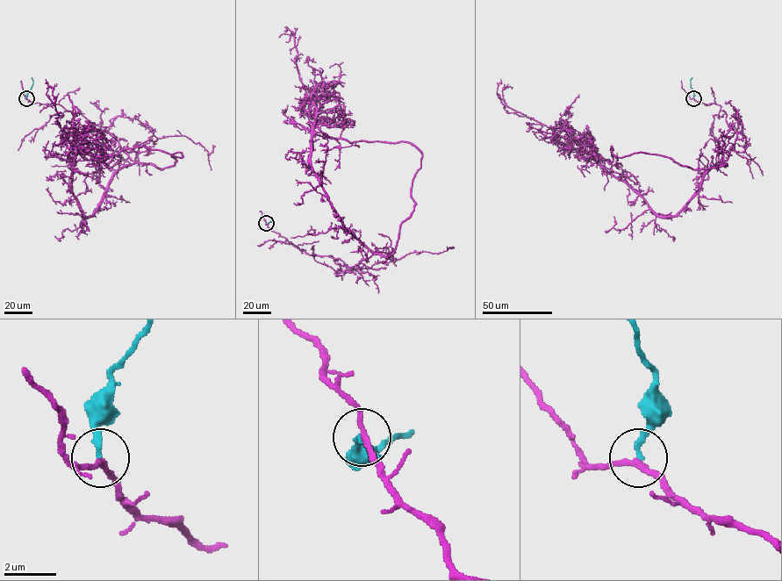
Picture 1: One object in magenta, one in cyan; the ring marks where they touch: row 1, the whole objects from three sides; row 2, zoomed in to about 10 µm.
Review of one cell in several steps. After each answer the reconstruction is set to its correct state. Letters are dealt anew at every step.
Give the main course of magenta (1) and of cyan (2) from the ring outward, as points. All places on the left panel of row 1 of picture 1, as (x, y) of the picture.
1: (26, 98), (102, 126), (133, 162), (114, 175), (90, 216), (73, 192), (76, 149), (45, 79)
2: (26, 98), (32, 82), (32, 77)

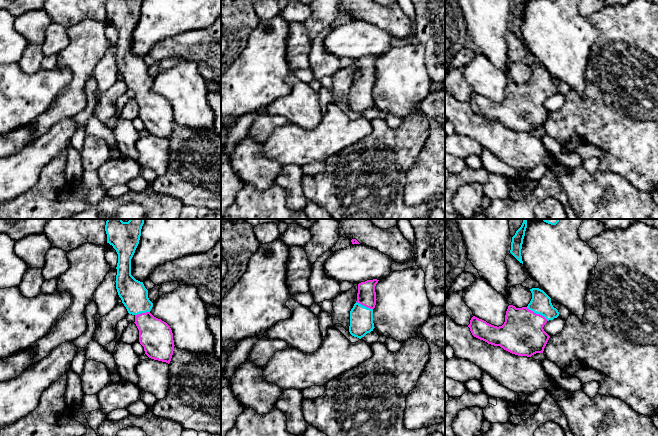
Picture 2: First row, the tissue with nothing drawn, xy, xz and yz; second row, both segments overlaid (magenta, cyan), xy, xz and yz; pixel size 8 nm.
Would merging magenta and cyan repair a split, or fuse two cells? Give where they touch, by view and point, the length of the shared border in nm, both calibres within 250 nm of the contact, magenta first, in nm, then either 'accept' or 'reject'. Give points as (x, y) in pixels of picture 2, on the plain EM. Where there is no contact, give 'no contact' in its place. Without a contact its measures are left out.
yz (537, 90) | 220 nm | 340/160 nm | accept

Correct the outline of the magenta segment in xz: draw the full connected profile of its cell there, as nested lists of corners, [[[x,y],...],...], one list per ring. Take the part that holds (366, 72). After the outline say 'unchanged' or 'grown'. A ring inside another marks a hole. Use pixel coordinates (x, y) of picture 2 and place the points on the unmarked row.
[[[367,56],[358,60],[357,77],[350,87],[349,108],[361,115],[373,107],[373,85],[376,81],[375,62],[379,56]]] | grown

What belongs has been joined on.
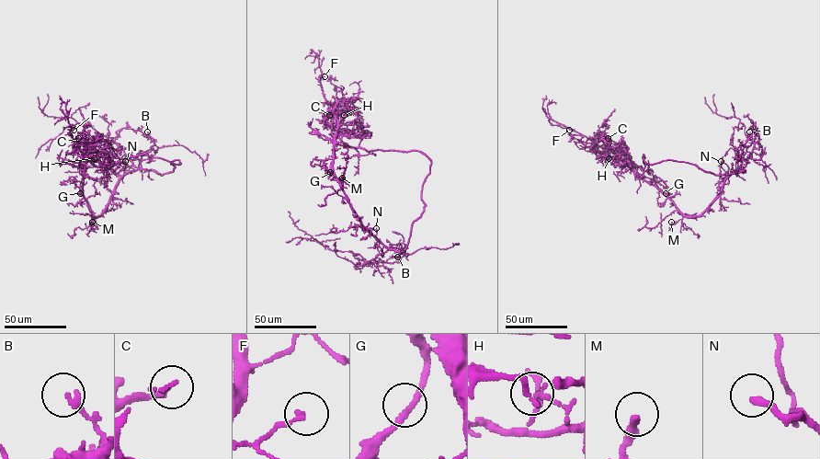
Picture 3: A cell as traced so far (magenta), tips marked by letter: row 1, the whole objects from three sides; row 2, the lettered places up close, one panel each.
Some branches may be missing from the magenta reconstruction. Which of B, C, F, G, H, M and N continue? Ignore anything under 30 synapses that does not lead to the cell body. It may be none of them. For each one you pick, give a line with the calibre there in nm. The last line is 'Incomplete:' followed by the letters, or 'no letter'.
C: Thickness 120 nm
N: Thickness 240 nm
Incomplete: C, N

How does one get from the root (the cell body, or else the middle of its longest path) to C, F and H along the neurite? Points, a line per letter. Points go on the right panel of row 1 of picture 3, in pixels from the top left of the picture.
C: (701, 212), (685, 215), (657, 188), (643, 179), (622, 160), (611, 157), (612, 148), (608, 138)
F: (701, 212), (685, 215), (657, 188), (643, 179), (623, 162), (569, 130)
H: (701, 212), (685, 215), (657, 188), (643, 179), (623, 162), (609, 158)

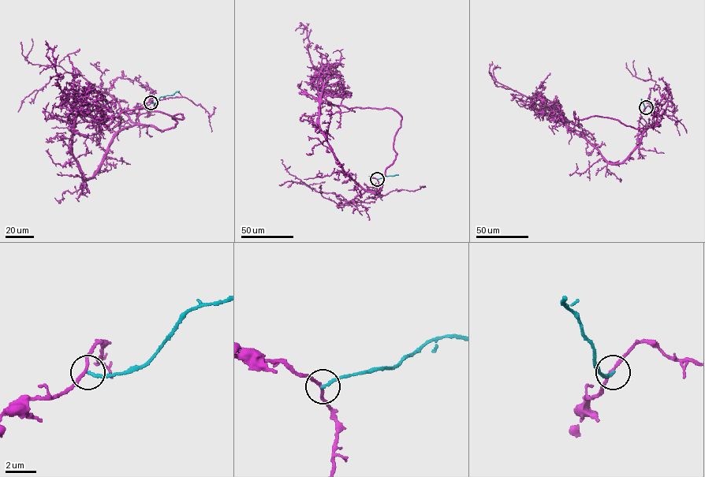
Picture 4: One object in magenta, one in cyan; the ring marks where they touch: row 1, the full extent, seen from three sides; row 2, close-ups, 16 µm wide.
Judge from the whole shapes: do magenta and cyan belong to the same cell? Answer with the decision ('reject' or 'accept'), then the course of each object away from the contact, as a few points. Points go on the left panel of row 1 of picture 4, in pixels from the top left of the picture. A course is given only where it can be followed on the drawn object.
reject; course magenta (151, 102), (85, 178), (72, 149), (76, 111), (45, 40); course cyan (151, 102), (179, 91)

